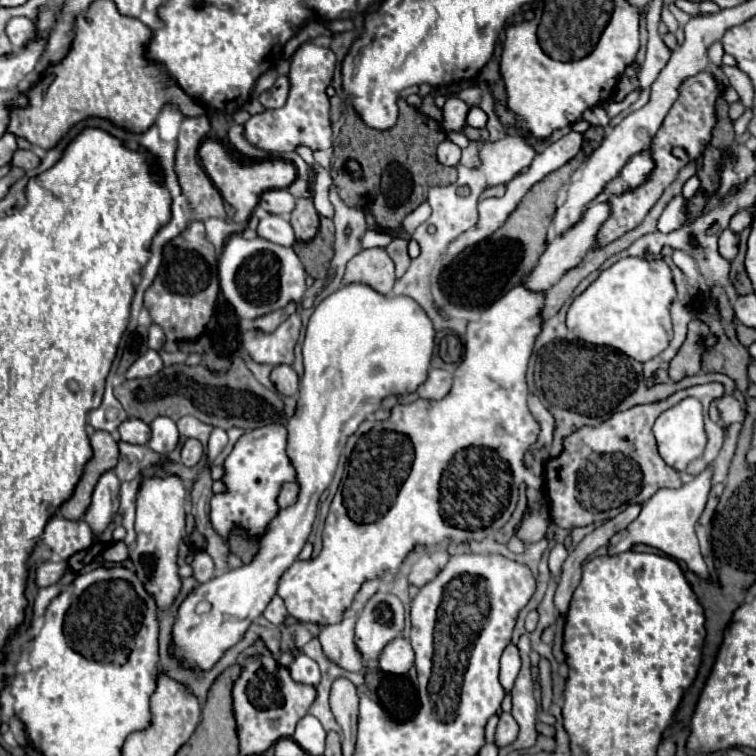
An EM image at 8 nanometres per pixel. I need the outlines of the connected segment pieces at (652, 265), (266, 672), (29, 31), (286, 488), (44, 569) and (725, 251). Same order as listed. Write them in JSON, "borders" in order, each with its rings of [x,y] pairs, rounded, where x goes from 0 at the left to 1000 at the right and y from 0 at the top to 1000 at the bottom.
{"borders":[[[[827,340],[800,356],[750,411],[753,438],[774,454],[806,456],[840,478],[858,478],[882,462],[890,446],[885,401],[893,393],[893,377],[885,353],[874,345]]],[[[345,845],[337,848],[337,858],[340,861],[335,866],[313,874],[319,880],[319,890],[306,914],[319,999],[348,999],[358,985],[364,985],[364,980],[388,972],[393,954],[406,946],[409,930],[414,930],[419,919],[417,909],[390,903],[380,882],[369,885],[366,872]]],[[[17,22],[9,30],[9,49],[20,62],[33,62],[36,57],[49,52],[49,36],[36,22]]],[[[390,636],[372,642],[372,649],[369,649],[369,655],[366,655],[366,668],[369,668],[369,673],[382,671],[382,668],[393,660],[393,647],[396,647],[396,642],[393,642]]],[[[62,742],[46,750],[44,766],[52,776],[62,776],[75,771],[86,758],[91,755],[91,745],[89,742]]],[[[959,303],[951,313],[951,337],[962,345],[970,345],[975,337],[975,311],[967,303]]]]}

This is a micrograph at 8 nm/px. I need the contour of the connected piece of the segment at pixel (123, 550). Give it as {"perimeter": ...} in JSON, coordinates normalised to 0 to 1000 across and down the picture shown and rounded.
{"perimeter":[[[163,716],[147,718],[139,726],[139,742],[144,742],[144,745],[163,745],[168,737],[171,737],[171,731],[168,731],[168,721]]]}

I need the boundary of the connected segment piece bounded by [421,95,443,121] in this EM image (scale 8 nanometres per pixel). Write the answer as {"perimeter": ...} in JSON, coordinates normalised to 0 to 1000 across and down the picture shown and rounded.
{"perimeter":[[[570,126],[560,128],[560,136],[557,136],[557,147],[560,147],[562,152],[573,155],[575,160],[583,160],[583,155],[586,155],[583,144],[578,144],[578,142],[575,142],[575,136],[573,136],[573,128],[570,128]]]}

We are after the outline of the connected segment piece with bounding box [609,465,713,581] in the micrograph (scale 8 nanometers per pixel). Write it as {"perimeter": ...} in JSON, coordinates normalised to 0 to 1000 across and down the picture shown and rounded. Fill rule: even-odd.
{"perimeter":[[[935,615],[933,623],[919,631],[919,636],[906,639],[898,647],[890,647],[890,649],[888,647],[869,649],[851,668],[845,684],[829,700],[824,700],[821,705],[813,705],[808,710],[808,716],[806,716],[806,734],[816,734],[816,731],[824,731],[824,729],[832,729],[835,721],[843,721],[843,718],[858,721],[858,724],[866,724],[866,726],[877,729],[880,734],[885,734],[893,742],[903,742],[911,755],[917,755],[919,761],[925,761],[925,763],[938,769],[940,763],[938,763],[935,745],[933,745],[933,739],[930,739],[930,734],[925,729],[925,718],[922,718],[922,708],[919,708],[919,692],[925,689],[925,684],[927,684],[927,679],[933,673],[938,649],[943,644],[940,636],[943,636],[943,620],[940,620],[940,615]]]}

